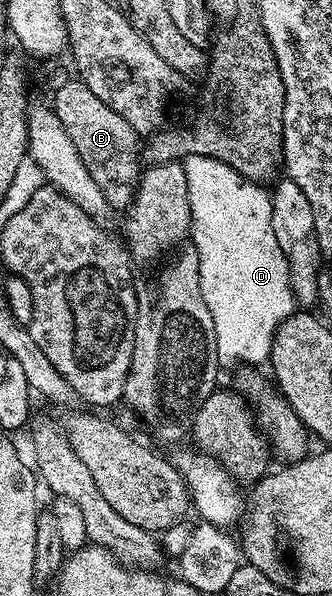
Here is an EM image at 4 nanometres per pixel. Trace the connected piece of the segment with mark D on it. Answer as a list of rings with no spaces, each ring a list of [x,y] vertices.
[[[190,155],[184,160],[186,176],[188,177],[188,201],[190,202],[190,234],[194,241],[194,248],[198,254],[198,264],[200,265],[200,289],[204,301],[208,305],[208,313],[212,313],[214,322],[214,348],[218,351],[218,361],[223,368],[239,365],[262,365],[270,358],[272,341],[276,329],[286,320],[289,315],[293,315],[296,310],[296,300],[294,290],[290,284],[290,270],[284,249],[280,249],[280,241],[276,241],[276,233],[272,233],[272,205],[270,204],[271,192],[265,186],[248,181],[236,173],[224,161],[216,161],[212,157],[203,155]]]

